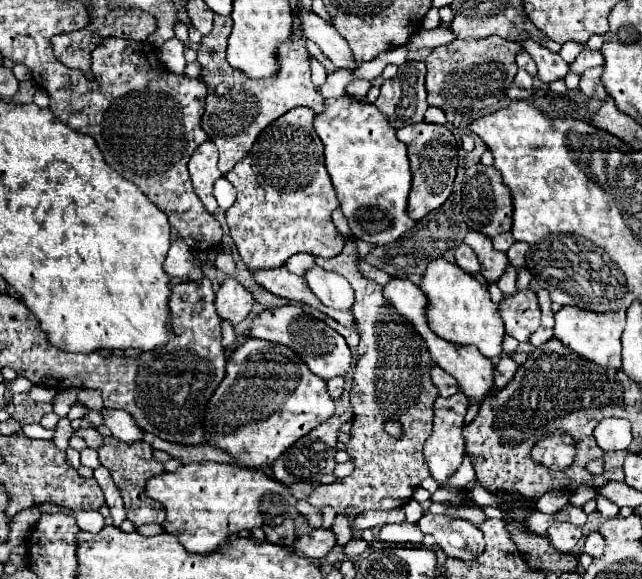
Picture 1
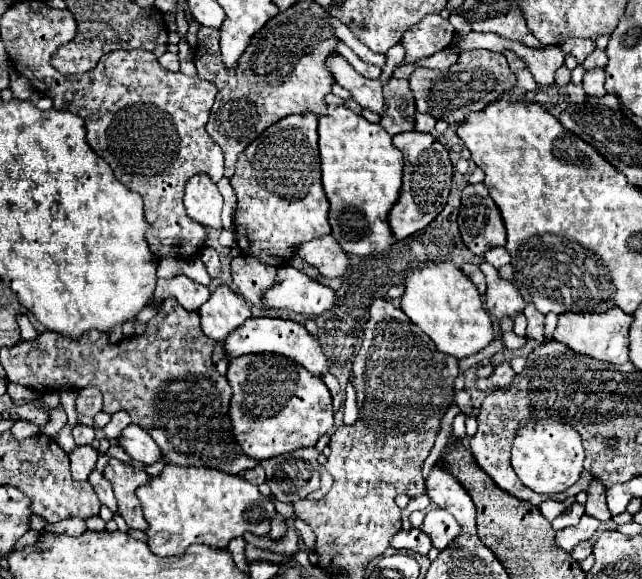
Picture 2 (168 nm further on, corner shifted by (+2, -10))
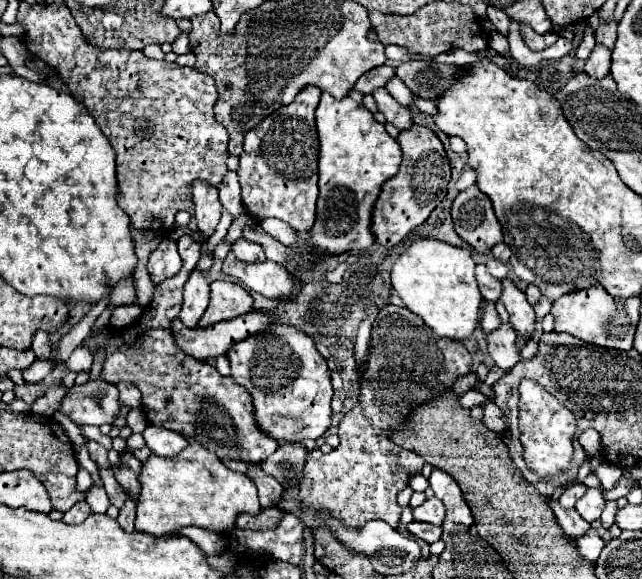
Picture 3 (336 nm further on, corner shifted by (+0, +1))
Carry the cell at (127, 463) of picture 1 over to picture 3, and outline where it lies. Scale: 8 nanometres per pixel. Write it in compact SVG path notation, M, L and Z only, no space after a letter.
M122 453L120 465L112 465L112 469L114 469L114 477L120 483L120 487L132 497L134 503L138 503L138 497L140 497L138 475L140 475L142 463L132 453Z

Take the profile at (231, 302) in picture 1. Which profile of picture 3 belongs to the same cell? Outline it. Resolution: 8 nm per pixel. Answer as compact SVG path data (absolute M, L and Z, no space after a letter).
M218 279L210 285L210 305L202 319L198 321L198 325L208 327L218 321L234 319L238 315L248 313L252 307L254 299L242 285Z

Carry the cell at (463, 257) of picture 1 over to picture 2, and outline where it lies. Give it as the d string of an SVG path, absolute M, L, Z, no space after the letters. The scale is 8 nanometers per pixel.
M464 264L462 266L462 272L474 282L474 286L478 288L478 292L480 292L480 296L486 292L486 282L484 282L484 274L482 274L482 270L478 268L478 266L474 266L474 264Z

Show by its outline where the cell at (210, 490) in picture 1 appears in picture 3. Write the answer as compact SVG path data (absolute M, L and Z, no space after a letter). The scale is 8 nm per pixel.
M188 445L188 449L180 451L176 457L150 455L142 463L140 483L142 483L142 491L136 507L136 529L144 533L152 533L154 537L178 535L178 531L184 527L202 527L214 533L228 533L236 529L236 517L240 513L258 515L262 511L254 481L244 473L236 473L228 469L214 453L202 449L200 445Z

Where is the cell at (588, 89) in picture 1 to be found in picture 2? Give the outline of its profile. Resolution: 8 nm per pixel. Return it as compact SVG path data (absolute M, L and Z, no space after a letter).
M594 68L590 72L584 74L584 90L588 96L604 96L604 70L602 68Z

